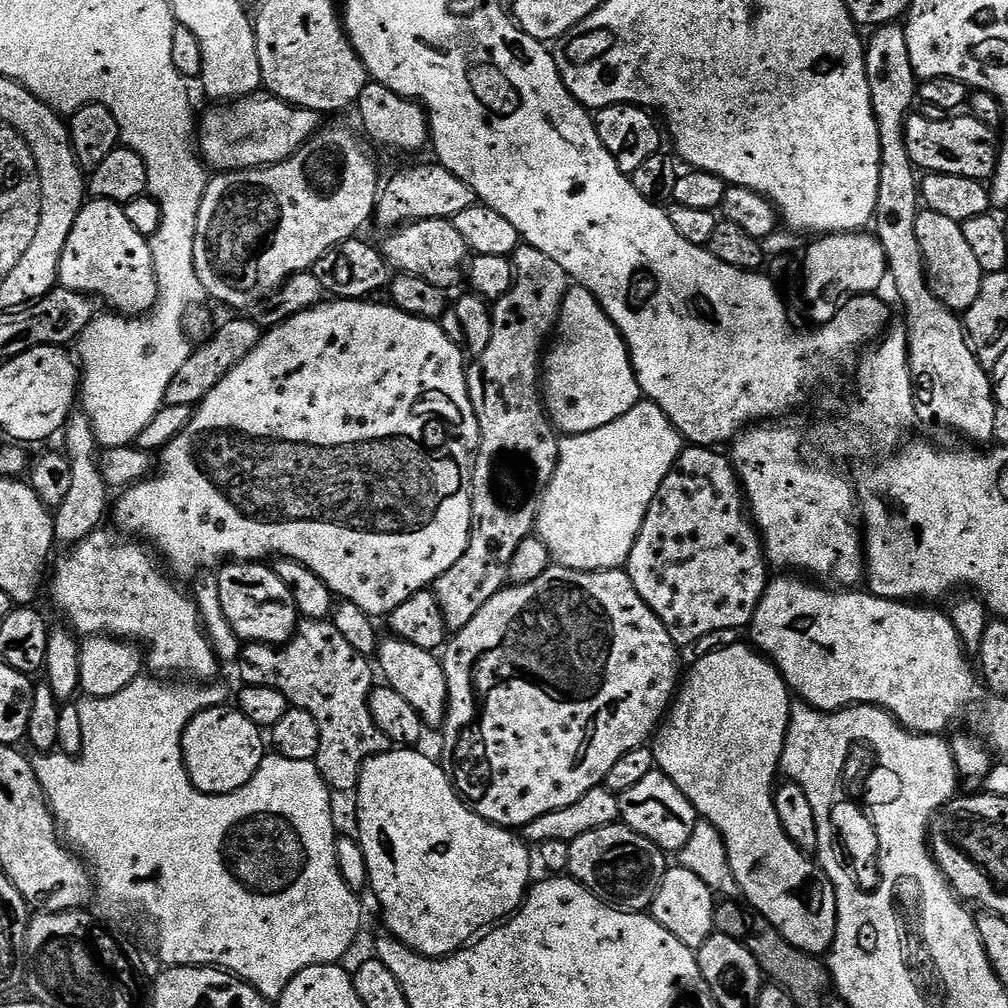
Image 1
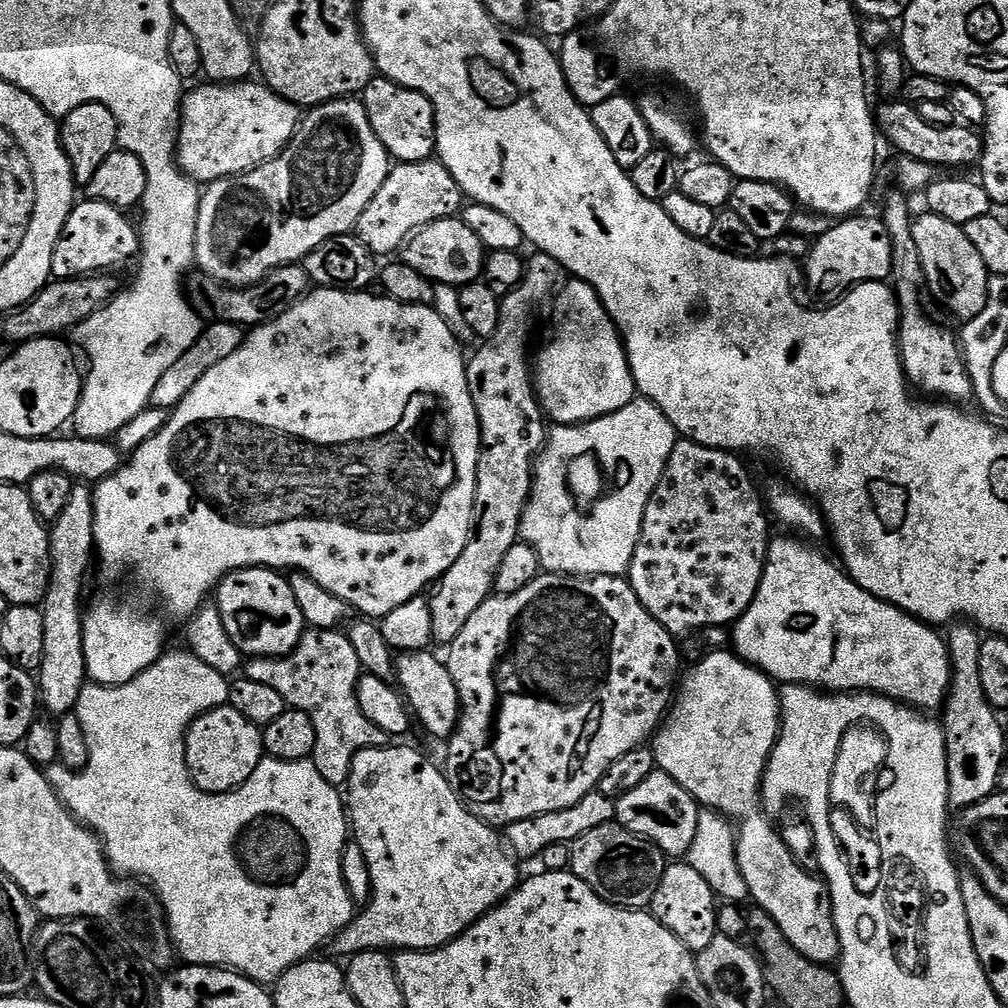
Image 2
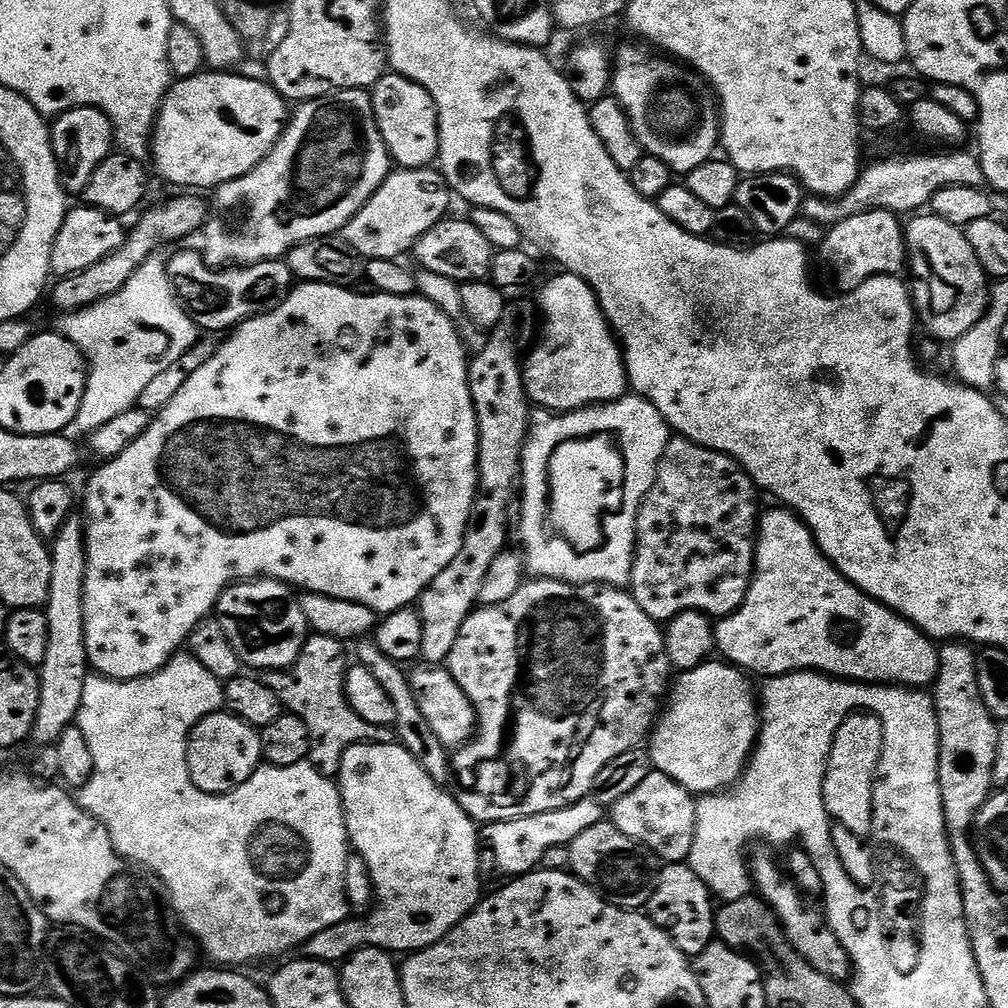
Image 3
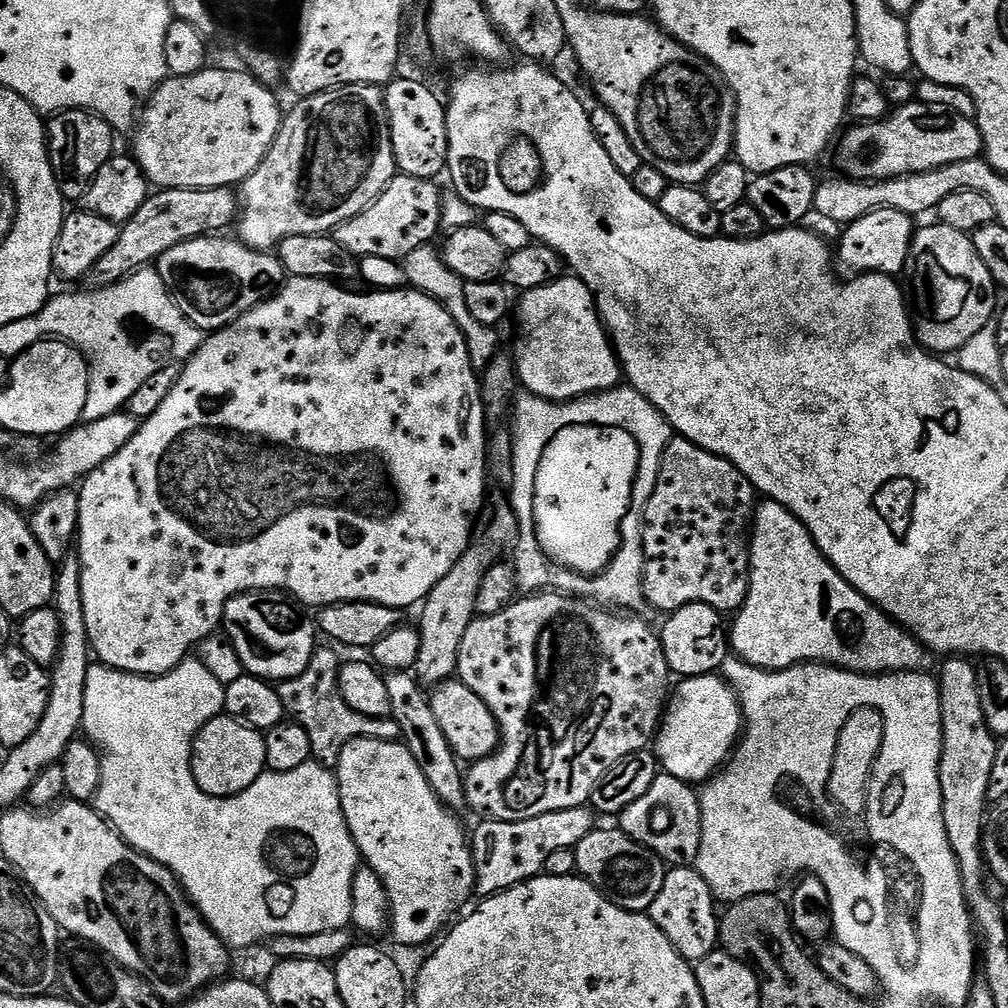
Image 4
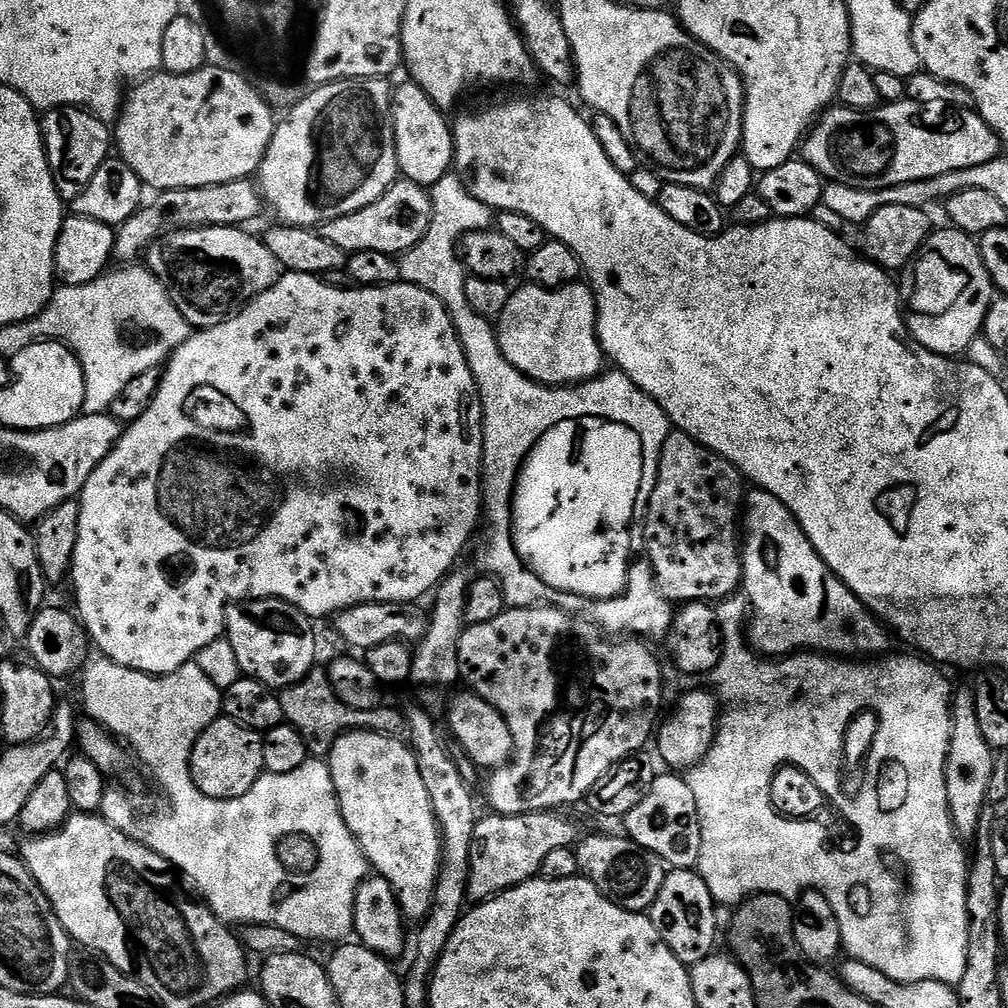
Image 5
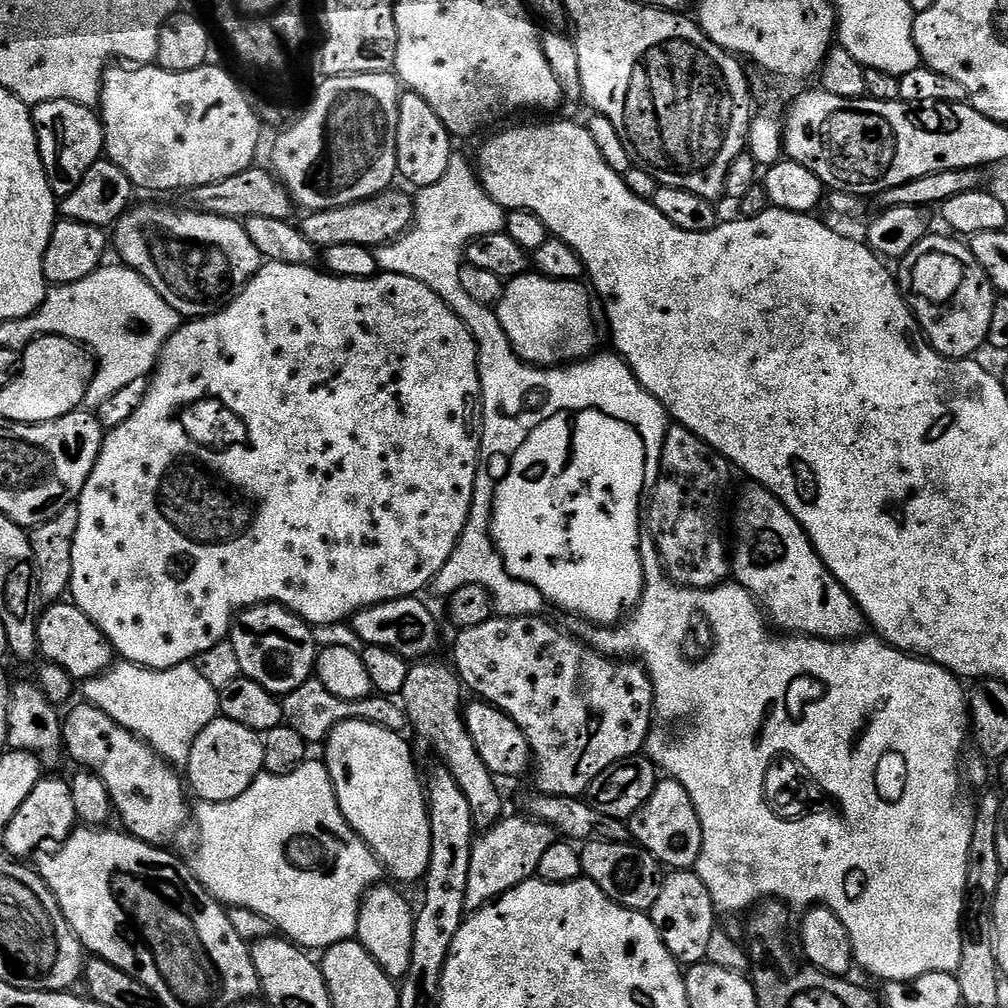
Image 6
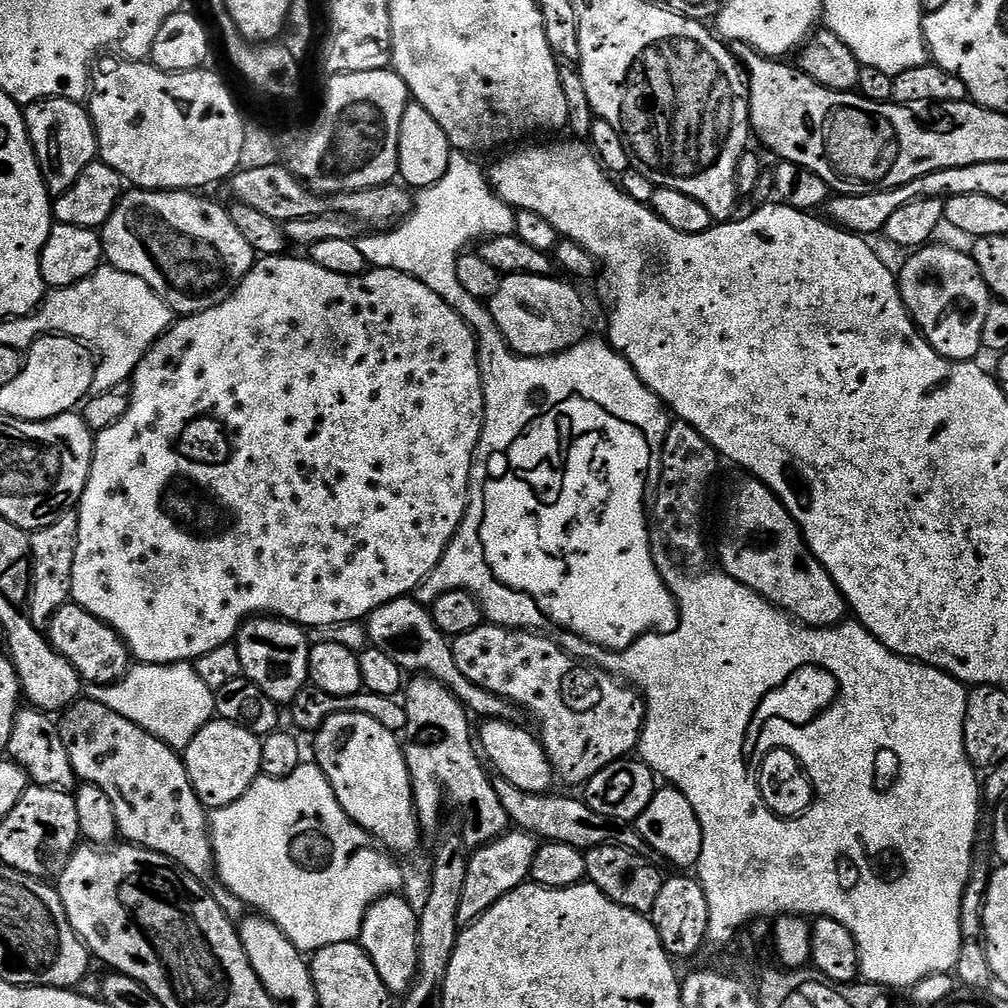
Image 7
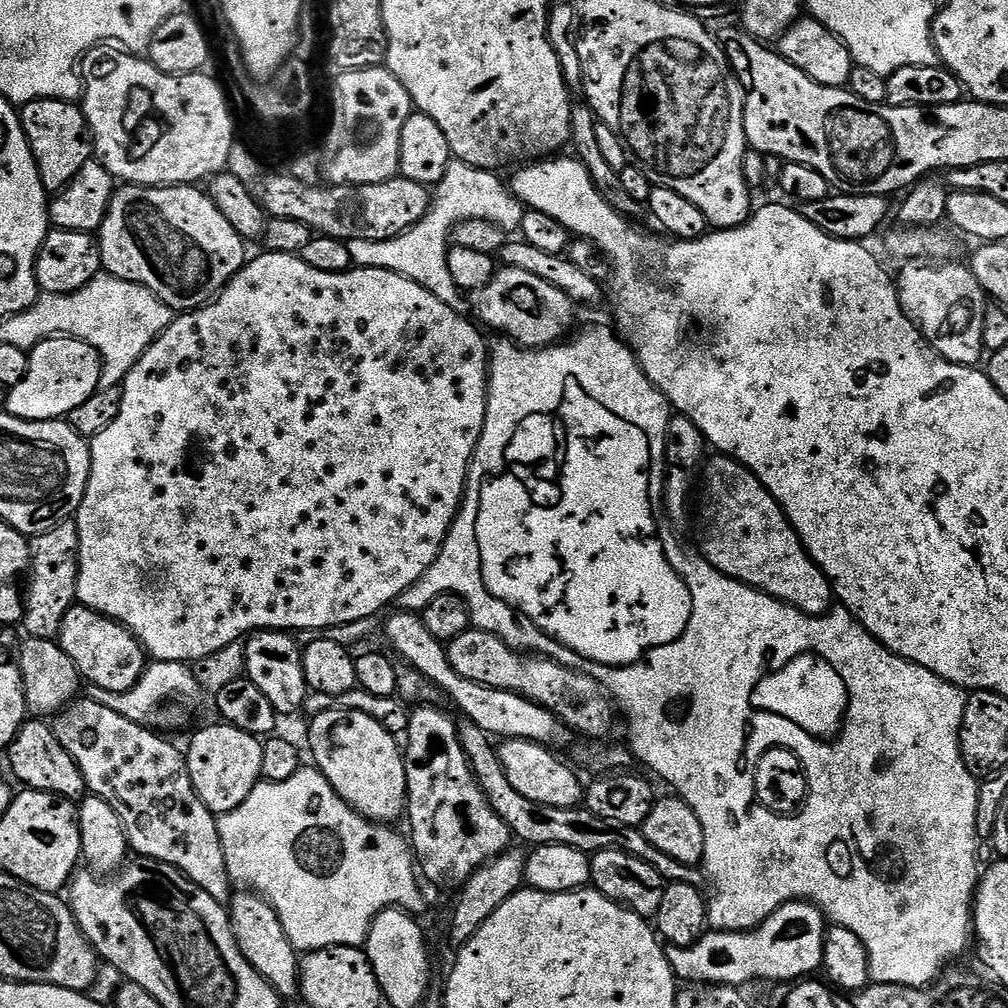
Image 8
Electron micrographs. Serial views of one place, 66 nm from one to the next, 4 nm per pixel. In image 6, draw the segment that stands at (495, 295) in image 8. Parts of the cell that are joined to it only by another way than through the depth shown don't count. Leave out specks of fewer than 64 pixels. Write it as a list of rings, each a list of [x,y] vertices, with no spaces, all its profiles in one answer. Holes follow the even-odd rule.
[[[539,274],[516,276],[505,283],[504,293],[494,311],[512,351],[523,363],[538,368],[555,368],[593,355],[592,347],[596,344],[596,324],[592,321],[594,300],[589,289],[584,289],[582,285],[583,283],[574,280],[549,280],[547,276]]]

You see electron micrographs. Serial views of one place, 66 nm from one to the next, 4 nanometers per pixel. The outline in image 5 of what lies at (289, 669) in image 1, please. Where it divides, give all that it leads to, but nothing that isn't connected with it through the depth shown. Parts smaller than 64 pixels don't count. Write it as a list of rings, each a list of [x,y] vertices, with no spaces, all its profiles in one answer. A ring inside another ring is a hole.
[[[313,667],[296,684],[279,693],[282,702],[282,714],[291,728],[298,730],[306,742],[309,753],[316,758],[328,755],[328,749],[333,742],[346,732],[383,732],[385,734],[400,734],[405,731],[404,712],[401,709],[371,708],[370,710],[354,710],[354,706],[346,706],[328,687],[328,673],[323,667]]]

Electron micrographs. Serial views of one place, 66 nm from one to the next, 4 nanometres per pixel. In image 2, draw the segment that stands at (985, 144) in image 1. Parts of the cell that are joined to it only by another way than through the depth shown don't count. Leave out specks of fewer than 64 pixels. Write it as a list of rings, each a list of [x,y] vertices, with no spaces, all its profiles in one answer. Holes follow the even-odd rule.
[[[896,98],[893,104],[884,104],[877,107],[874,119],[878,125],[878,132],[884,136],[900,151],[901,157],[909,156],[918,162],[935,164],[940,170],[962,170],[977,163],[982,151],[982,136],[977,129],[961,126],[953,122],[947,126],[943,124],[931,124],[920,116],[919,111],[913,105],[903,99]]]

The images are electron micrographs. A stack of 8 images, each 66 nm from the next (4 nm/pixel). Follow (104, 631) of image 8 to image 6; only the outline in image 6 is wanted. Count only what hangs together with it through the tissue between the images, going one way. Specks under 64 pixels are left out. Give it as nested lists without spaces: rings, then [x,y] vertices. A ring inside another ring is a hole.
[[[57,602],[47,605],[43,610],[45,612],[39,613],[36,622],[36,647],[47,663],[57,664],[76,682],[92,680],[112,667],[114,653],[111,642],[80,607],[71,602]]]

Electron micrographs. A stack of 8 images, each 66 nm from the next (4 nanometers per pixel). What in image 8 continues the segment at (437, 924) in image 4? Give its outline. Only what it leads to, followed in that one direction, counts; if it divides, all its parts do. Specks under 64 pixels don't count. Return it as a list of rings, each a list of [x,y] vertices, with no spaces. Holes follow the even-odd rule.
[[[343,706],[325,707],[324,711],[317,712],[311,717],[312,725],[308,728],[308,748],[312,751],[311,763],[320,769],[321,774],[330,782],[342,799],[355,812],[377,824],[391,825],[405,815],[408,803],[406,790],[406,770],[404,769],[404,754],[397,737],[389,734],[374,718],[362,714],[353,708]]]

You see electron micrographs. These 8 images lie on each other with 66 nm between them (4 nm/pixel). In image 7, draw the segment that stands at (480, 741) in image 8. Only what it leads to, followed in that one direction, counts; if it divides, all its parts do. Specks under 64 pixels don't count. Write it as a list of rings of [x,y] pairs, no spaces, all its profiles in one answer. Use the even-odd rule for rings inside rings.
[[[499,778],[493,779],[492,785],[509,821],[519,831],[529,832],[541,841],[562,842],[581,850],[597,848],[603,844],[616,844],[631,852],[644,854],[649,851],[648,843],[637,834],[632,824],[623,824],[614,818],[602,818],[594,814],[594,810],[590,810],[583,799],[571,800],[568,796],[556,796],[557,794],[535,796],[526,790],[518,790],[518,786],[510,786],[510,782]]]

